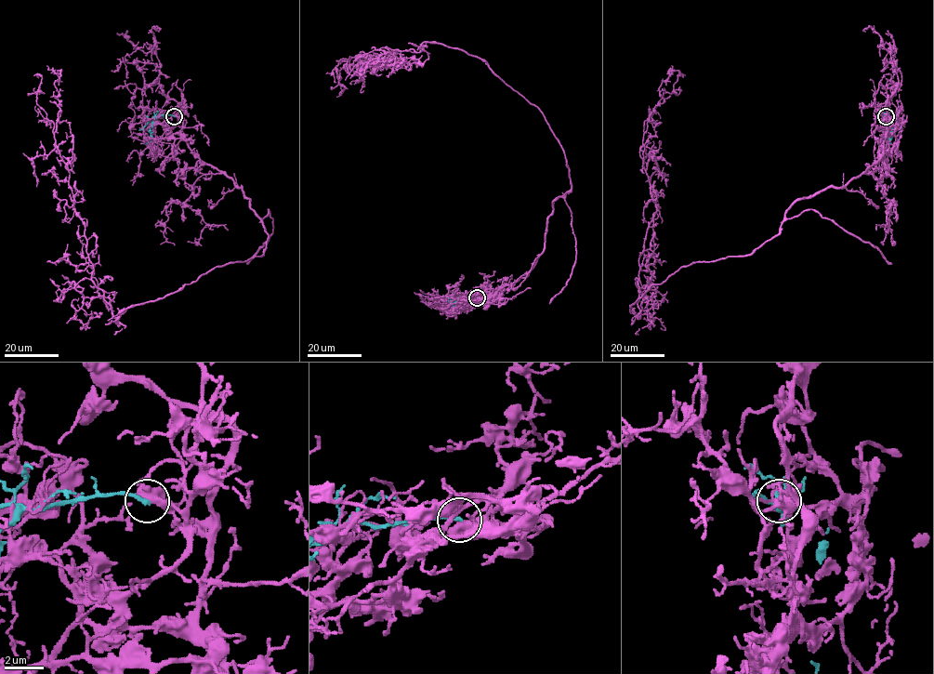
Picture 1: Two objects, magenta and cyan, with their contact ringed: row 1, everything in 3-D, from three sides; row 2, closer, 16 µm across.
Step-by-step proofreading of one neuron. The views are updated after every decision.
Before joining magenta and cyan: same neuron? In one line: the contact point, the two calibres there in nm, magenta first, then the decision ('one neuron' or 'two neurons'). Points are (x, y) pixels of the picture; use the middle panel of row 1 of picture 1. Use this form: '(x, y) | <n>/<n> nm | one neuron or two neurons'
(477, 297) | 480/200 nm | two neurons

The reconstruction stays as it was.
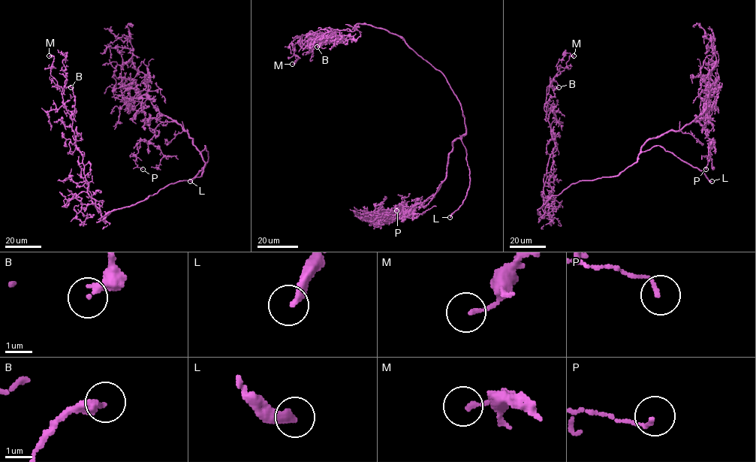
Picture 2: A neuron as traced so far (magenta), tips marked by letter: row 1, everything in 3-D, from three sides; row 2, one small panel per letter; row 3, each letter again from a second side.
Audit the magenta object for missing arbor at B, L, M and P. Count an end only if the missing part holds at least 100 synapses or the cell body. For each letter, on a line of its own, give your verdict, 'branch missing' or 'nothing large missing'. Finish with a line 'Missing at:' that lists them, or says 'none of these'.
B: nothing large missing
L: branch missing
M: nothing large missing
P: nothing large missing
Missing at: L

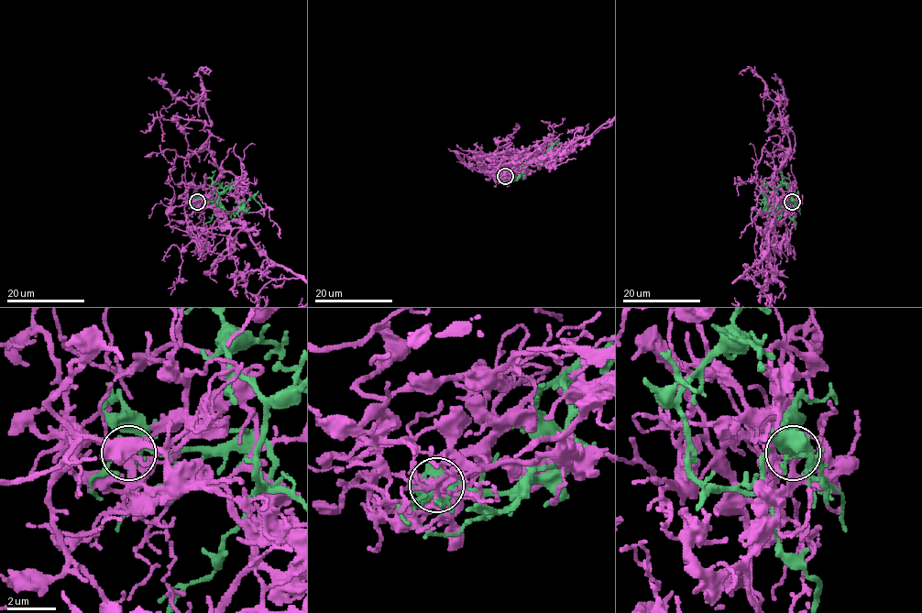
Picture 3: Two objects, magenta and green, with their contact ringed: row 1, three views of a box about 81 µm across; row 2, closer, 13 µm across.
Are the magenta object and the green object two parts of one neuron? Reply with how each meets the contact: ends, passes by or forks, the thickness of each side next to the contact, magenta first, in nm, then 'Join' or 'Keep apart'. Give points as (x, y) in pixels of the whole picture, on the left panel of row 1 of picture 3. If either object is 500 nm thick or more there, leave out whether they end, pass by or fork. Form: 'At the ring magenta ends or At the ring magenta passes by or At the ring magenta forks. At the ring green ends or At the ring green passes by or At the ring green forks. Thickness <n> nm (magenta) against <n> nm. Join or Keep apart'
At the ring magenta forks. At the ring green forks. Thickness 240 nm (magenta) against 200 nm. Keep apart

